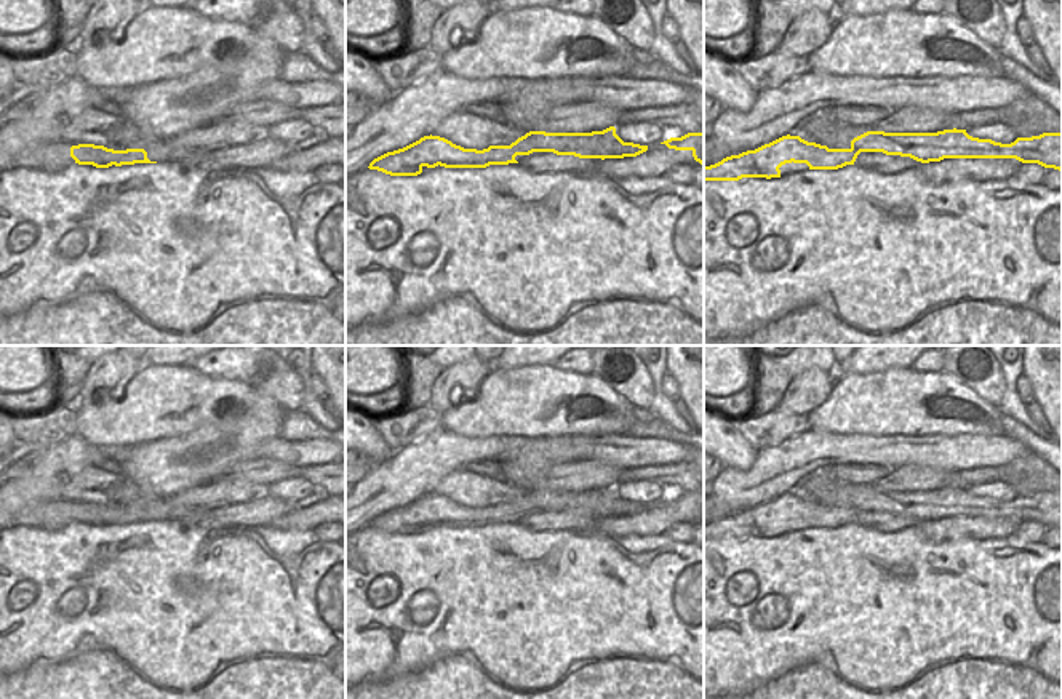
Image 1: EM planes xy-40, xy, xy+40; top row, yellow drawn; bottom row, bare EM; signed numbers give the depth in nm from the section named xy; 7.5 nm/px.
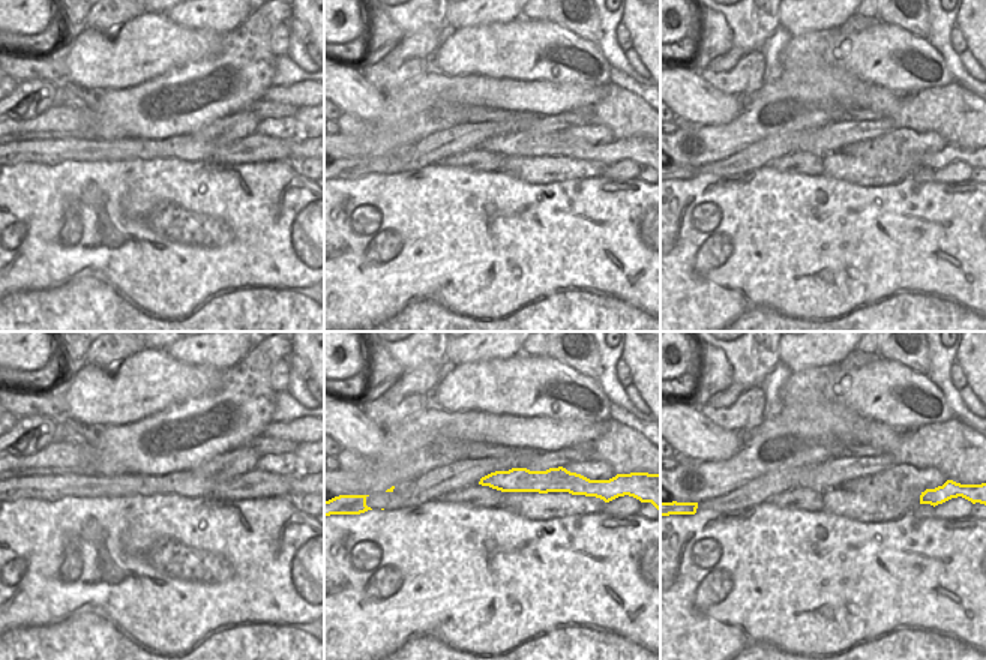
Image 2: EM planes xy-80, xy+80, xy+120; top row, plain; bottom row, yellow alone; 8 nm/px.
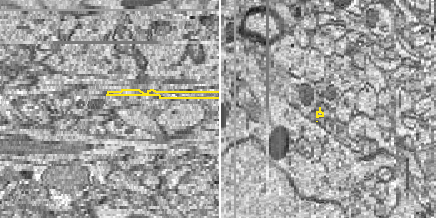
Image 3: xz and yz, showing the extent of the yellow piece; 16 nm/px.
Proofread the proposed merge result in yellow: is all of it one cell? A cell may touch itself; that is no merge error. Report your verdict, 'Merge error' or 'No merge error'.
No merge error

